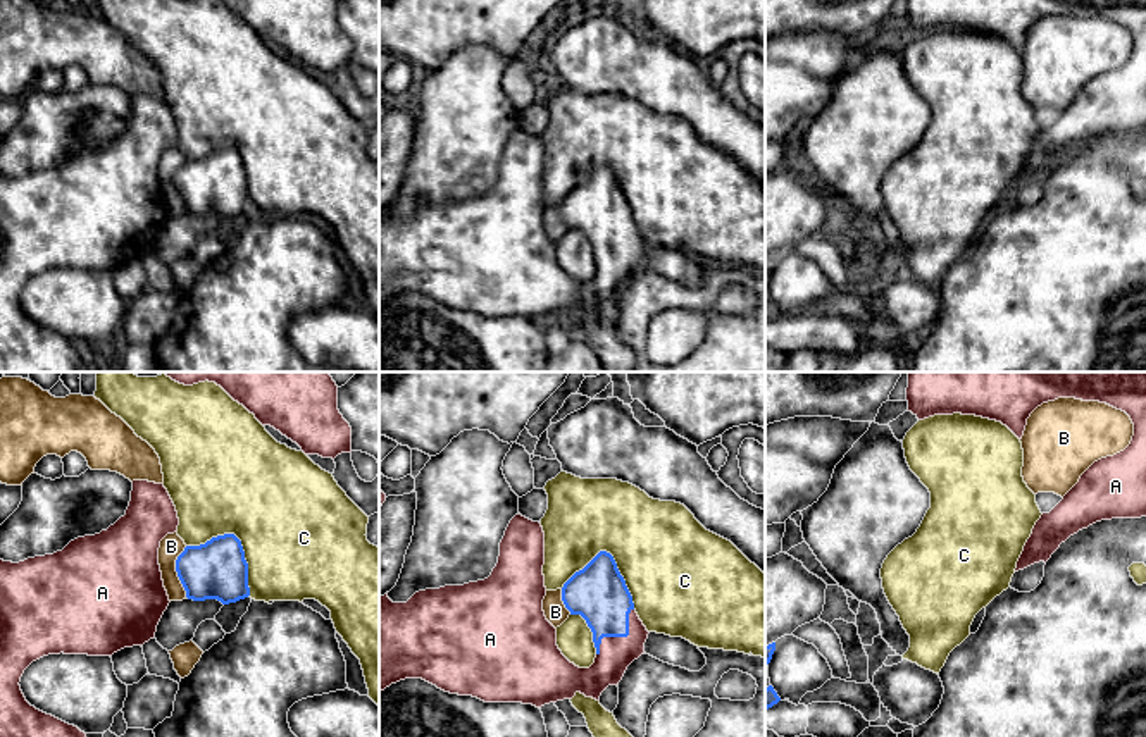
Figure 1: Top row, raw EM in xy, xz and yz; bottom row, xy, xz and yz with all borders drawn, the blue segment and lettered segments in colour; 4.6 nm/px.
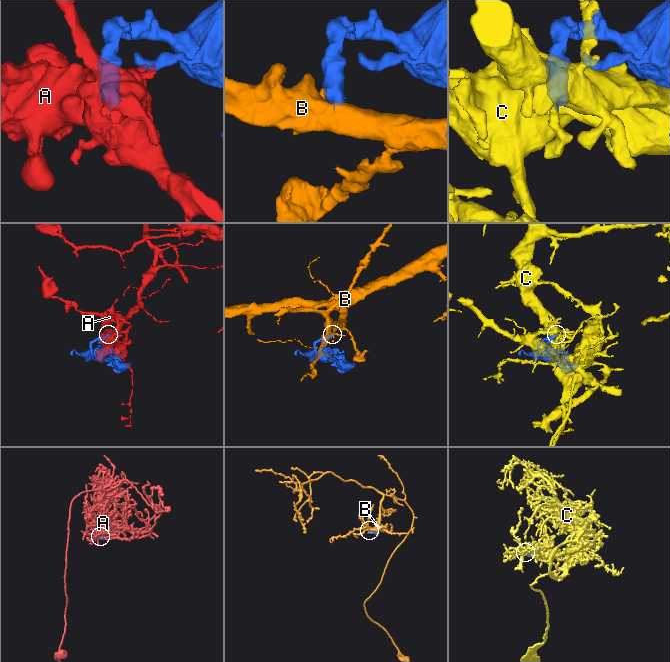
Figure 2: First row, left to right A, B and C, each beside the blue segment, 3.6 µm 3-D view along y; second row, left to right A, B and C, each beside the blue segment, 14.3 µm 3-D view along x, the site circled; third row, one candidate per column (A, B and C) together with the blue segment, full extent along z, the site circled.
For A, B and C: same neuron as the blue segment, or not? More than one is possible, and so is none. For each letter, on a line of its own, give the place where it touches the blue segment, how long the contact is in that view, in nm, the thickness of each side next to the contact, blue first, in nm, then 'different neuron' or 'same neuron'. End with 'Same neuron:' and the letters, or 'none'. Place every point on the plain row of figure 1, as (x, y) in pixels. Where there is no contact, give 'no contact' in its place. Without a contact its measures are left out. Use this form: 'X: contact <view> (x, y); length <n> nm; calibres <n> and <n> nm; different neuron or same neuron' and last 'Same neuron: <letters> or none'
A: contact xz (619, 250); length 280 nm; calibres 260 and 160 nm; same neuron
B: contact xy (176, 185); length 240 nm; calibres 280 and 110 nm; different neuron
C: contact xy (240, 155); length 380 nm; calibres 280 and 500 nm; different neuron
Same neuron: A

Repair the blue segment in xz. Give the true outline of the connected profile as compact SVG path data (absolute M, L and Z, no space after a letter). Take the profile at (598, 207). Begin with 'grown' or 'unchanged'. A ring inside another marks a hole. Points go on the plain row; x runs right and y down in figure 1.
grown | M515 129L500 157L498 177L484 195L464 200L445 200L415 207L407 217L393 217L379 210L379 307L405 293L422 293L438 303L472 310L484 317L522 317L541 322L550 317L572 313L577 307L600 315L608 300L619 300L627 281L645 269L648 245L639 234L632 210L620 189L613 170L600 165L582 184L562 201L562 215L570 229L581 229L593 246L595 277L579 282L557 260L557 243L543 226L545 201L545 146L539 136Z

